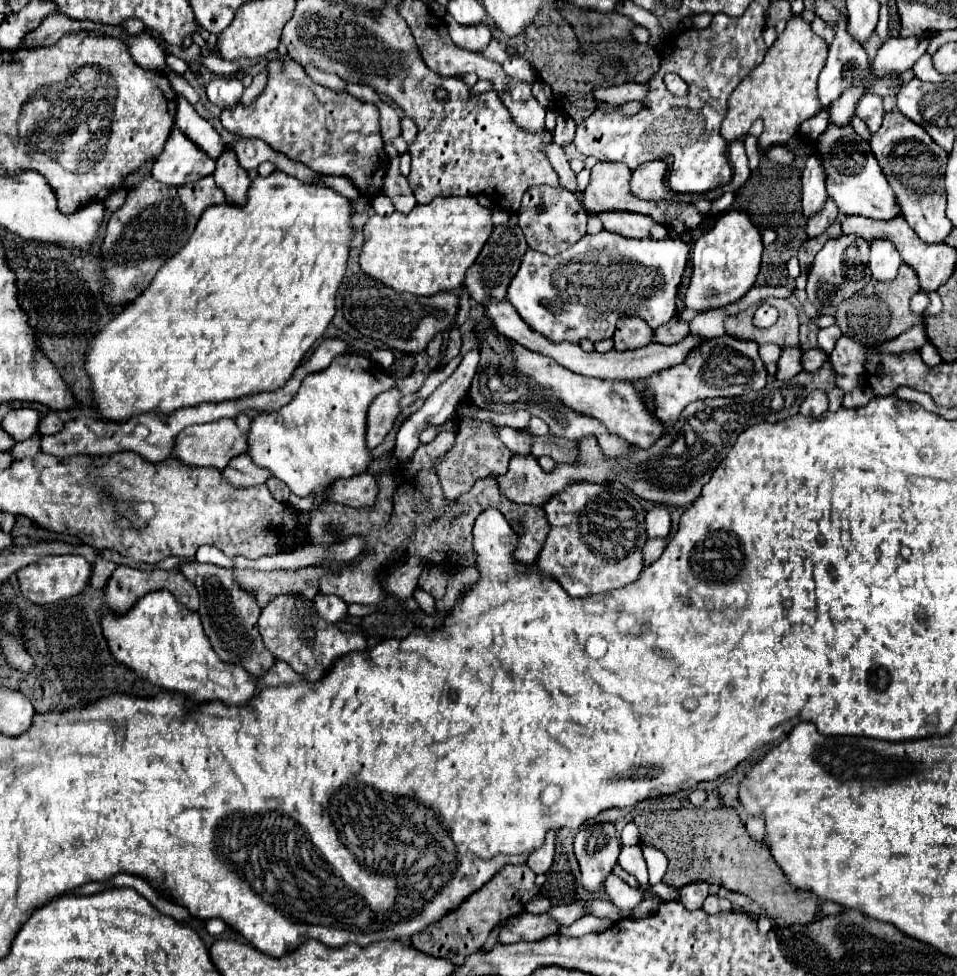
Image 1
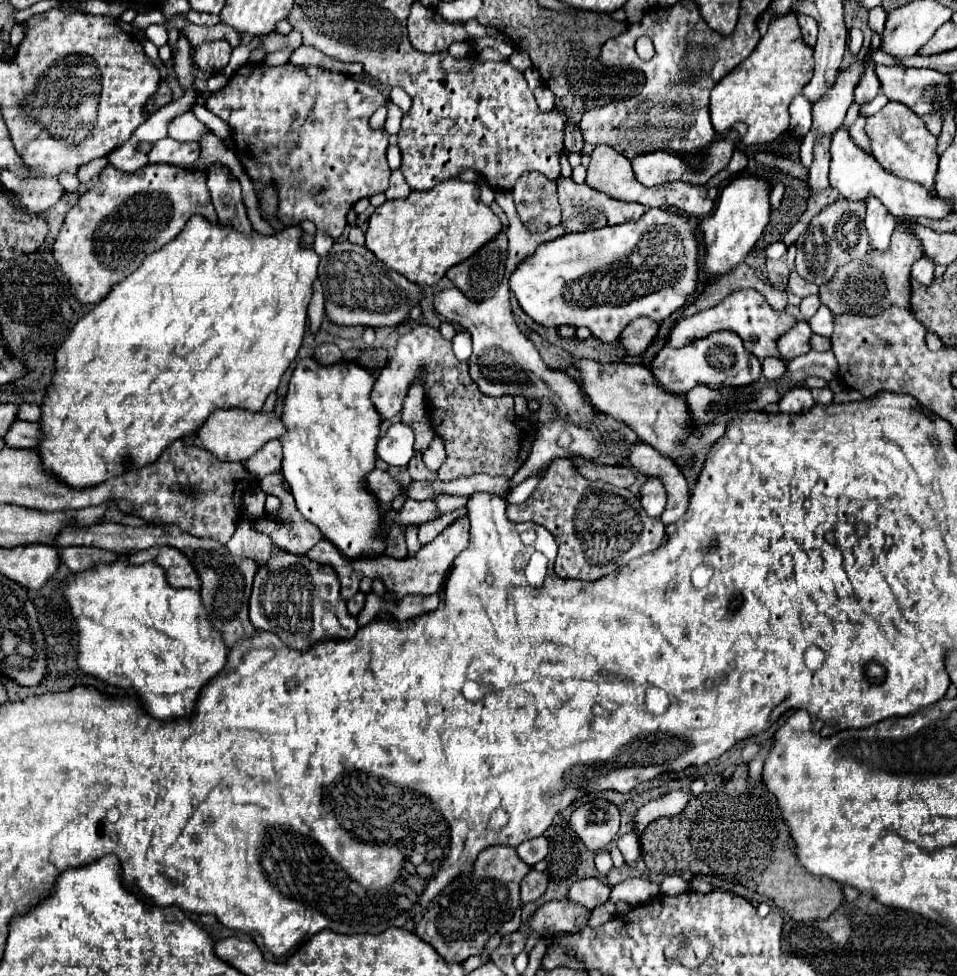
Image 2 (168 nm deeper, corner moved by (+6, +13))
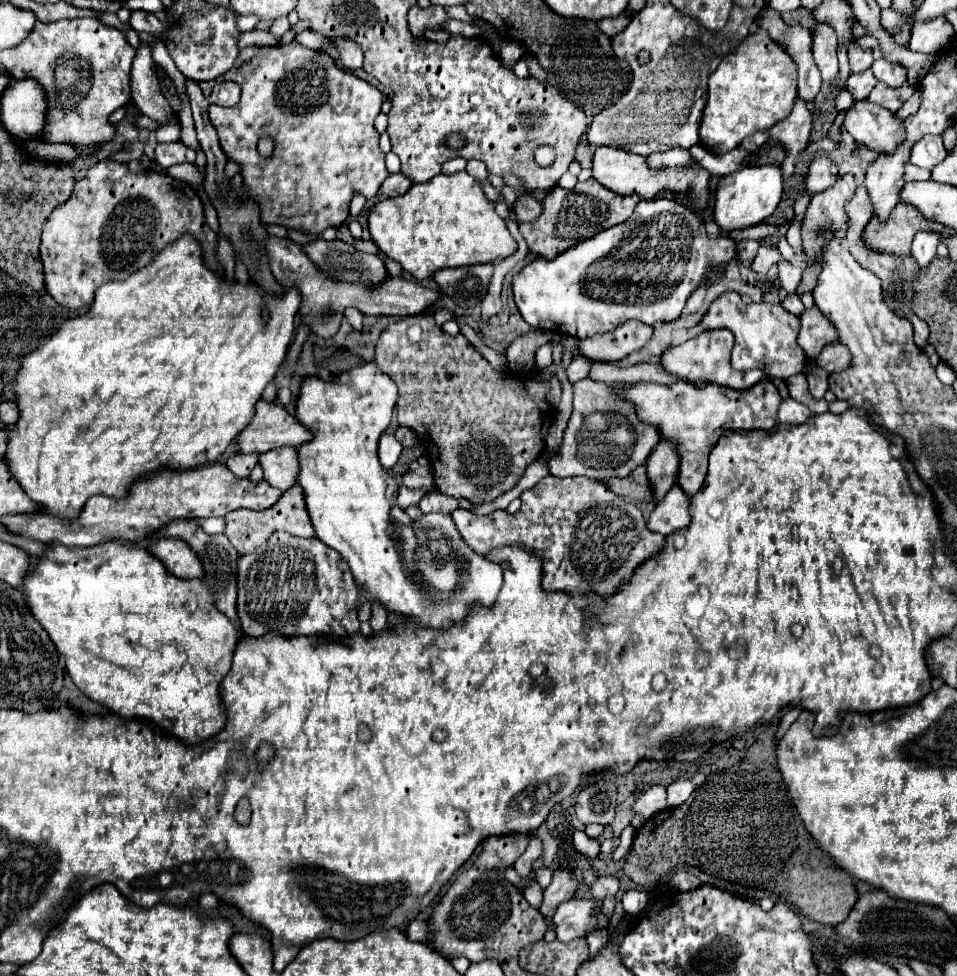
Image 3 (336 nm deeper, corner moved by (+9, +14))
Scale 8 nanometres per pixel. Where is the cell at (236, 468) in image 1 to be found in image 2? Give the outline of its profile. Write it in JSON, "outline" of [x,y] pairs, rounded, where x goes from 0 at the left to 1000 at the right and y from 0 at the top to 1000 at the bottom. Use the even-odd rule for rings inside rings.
{"outline":[[[281,452],[273,464],[266,464],[266,468],[260,468],[256,472],[256,478],[258,483],[273,491],[277,487],[283,487],[283,485],[292,485],[294,483],[294,470],[296,470],[296,462],[294,462],[294,454],[292,452]]]}

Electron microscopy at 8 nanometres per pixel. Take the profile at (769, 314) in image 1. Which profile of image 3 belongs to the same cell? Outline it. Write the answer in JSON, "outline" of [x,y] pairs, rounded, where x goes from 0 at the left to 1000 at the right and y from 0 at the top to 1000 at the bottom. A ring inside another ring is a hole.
{"outline":[[[757,299],[744,309],[742,318],[736,322],[729,334],[734,338],[759,336],[767,340],[768,351],[764,361],[764,374],[769,379],[792,377],[800,381],[800,385],[821,389],[830,383],[836,383],[844,369],[842,363],[836,361],[836,355],[832,352],[836,336],[834,324],[825,322],[815,311],[780,309],[771,299]]]}

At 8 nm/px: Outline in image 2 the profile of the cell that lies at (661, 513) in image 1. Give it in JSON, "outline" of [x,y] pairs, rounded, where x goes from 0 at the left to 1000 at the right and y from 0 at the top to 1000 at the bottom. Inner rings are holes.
{"outline":[[[678,489],[676,495],[670,499],[670,517],[676,524],[676,528],[689,530],[695,522],[695,513],[697,513],[697,505],[691,491]]]}

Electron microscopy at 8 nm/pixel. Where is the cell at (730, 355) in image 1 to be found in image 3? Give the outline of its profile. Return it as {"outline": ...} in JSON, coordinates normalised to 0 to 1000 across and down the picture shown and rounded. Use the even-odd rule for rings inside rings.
{"outline":[[[763,338],[731,340],[727,346],[715,350],[711,355],[700,355],[692,363],[690,375],[694,375],[694,379],[700,385],[706,385],[706,387],[723,391],[723,393],[754,393],[757,398],[765,398],[765,400],[786,398],[798,385],[798,381],[794,381],[794,379],[777,379],[777,381],[767,379],[763,375],[765,355],[767,355],[767,344]]]}

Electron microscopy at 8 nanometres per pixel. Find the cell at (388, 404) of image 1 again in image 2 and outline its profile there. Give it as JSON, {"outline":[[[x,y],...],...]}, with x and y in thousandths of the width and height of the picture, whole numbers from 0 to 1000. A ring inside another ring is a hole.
{"outline":[[[436,333],[427,341],[417,345],[413,362],[396,382],[388,403],[388,409],[398,427],[409,429],[421,419],[421,409],[440,380],[444,380],[444,409],[448,413],[448,421],[452,421],[452,425],[448,425],[450,435],[455,446],[463,450],[467,462],[467,470],[457,483],[459,491],[471,493],[496,485],[524,487],[530,491],[536,489],[540,481],[551,472],[561,440],[555,431],[538,425],[532,405],[511,407],[501,401],[490,384],[490,372],[480,370],[473,364],[471,351],[463,347],[459,337]]]}

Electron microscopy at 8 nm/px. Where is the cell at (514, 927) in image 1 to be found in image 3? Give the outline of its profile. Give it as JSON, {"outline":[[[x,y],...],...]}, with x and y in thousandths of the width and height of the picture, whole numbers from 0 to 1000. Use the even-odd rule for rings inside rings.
{"outline":[[[598,920],[583,928],[577,945],[581,951],[581,961],[585,965],[596,965],[612,959],[627,947],[627,926],[621,922]]]}

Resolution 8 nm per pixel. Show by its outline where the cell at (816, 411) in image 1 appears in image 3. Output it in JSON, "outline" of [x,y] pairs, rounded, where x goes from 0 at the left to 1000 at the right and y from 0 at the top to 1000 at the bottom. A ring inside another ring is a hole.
{"outline":[[[825,406],[815,414],[815,420],[813,420],[813,430],[817,434],[838,434],[846,426],[848,426],[848,422],[844,420],[844,416],[838,412],[832,412]]]}

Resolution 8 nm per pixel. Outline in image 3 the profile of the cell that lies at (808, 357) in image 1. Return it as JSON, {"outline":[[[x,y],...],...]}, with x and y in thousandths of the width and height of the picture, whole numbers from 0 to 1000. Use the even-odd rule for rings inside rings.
{"outline":[[[869,350],[865,355],[859,357],[857,365],[853,367],[855,375],[861,377],[865,383],[871,383],[871,381],[878,381],[882,379],[886,373],[888,373],[888,361],[882,352],[878,350]]]}

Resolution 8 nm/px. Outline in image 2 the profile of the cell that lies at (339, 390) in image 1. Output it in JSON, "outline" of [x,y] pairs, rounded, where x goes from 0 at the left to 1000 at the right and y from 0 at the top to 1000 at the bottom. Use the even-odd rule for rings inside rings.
{"outline":[[[315,368],[306,380],[304,394],[298,407],[294,431],[300,444],[292,450],[296,456],[296,489],[304,499],[310,522],[319,532],[329,536],[338,550],[352,558],[363,573],[398,571],[404,565],[402,548],[398,546],[400,526],[394,509],[383,499],[383,487],[392,481],[392,456],[396,450],[398,425],[388,411],[392,386],[371,372],[356,370],[352,374],[335,376],[327,368]]]}

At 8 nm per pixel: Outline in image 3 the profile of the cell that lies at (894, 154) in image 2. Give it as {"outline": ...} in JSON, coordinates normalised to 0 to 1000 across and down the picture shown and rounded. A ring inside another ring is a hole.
{"outline":[[[905,102],[890,107],[884,115],[882,131],[899,150],[917,160],[930,160],[945,145],[945,123],[934,115]]]}

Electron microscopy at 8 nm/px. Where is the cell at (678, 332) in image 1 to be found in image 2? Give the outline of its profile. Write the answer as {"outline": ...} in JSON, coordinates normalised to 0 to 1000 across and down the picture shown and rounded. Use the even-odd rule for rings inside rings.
{"outline":[[[670,325],[657,329],[657,333],[647,343],[647,351],[655,364],[664,366],[674,362],[674,358],[680,353],[684,343],[687,343],[687,331],[678,329],[676,325]]]}

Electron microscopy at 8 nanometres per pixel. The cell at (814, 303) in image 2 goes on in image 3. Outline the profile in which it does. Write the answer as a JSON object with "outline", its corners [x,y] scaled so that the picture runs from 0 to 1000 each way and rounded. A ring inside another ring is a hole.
{"outline":[[[834,301],[823,303],[823,305],[817,309],[817,314],[819,314],[823,320],[832,322],[832,324],[836,324],[836,322],[840,320],[840,311],[838,311],[838,307],[836,307],[836,303],[834,303]]]}

